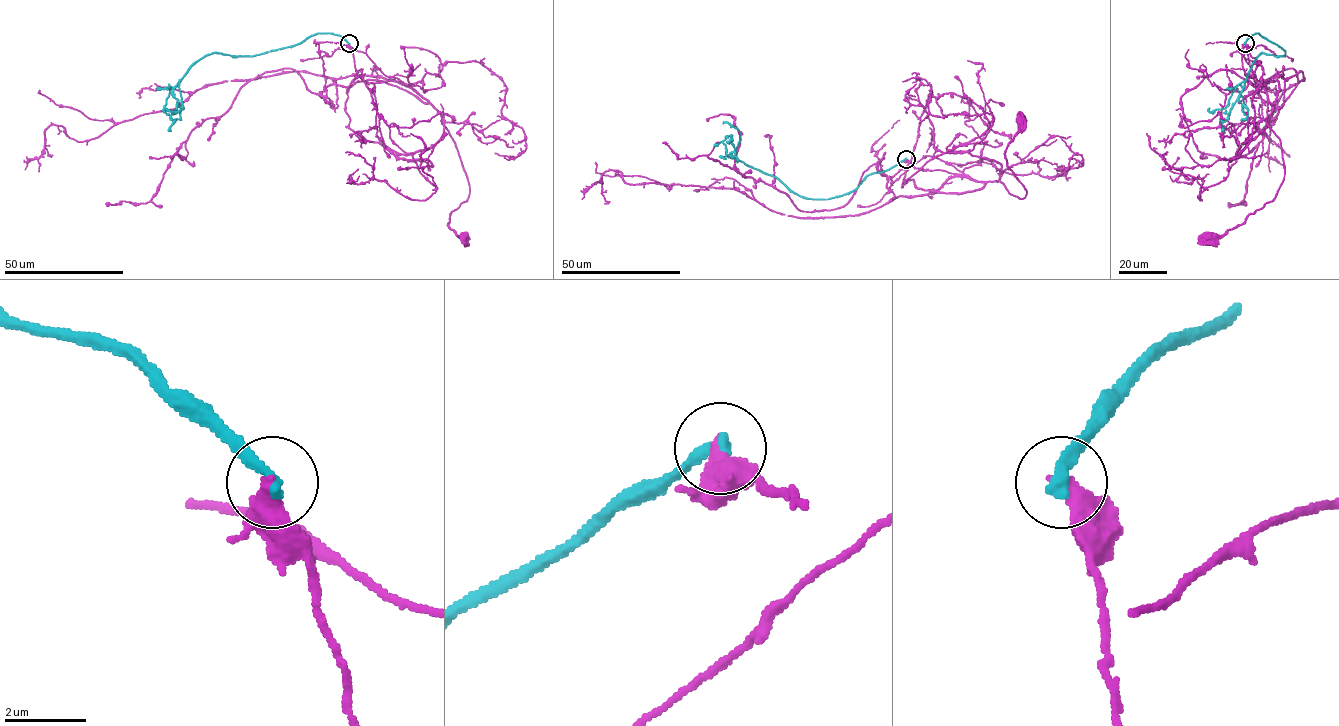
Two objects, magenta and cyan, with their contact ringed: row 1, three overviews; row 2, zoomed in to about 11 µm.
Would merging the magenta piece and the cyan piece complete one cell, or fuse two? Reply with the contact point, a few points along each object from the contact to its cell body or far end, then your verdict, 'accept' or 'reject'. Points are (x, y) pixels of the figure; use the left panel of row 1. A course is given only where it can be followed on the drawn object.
(349, 43) | magenta via (349, 43), (364, 80), (401, 82), (441, 115), (469, 188), (468, 198), (450, 213), (448, 224), (464, 238) | cyan via (349, 43), (332, 33), (317, 33), (297, 44), (252, 56), (207, 55), (174, 89), (177, 106), (168, 131) | reject

